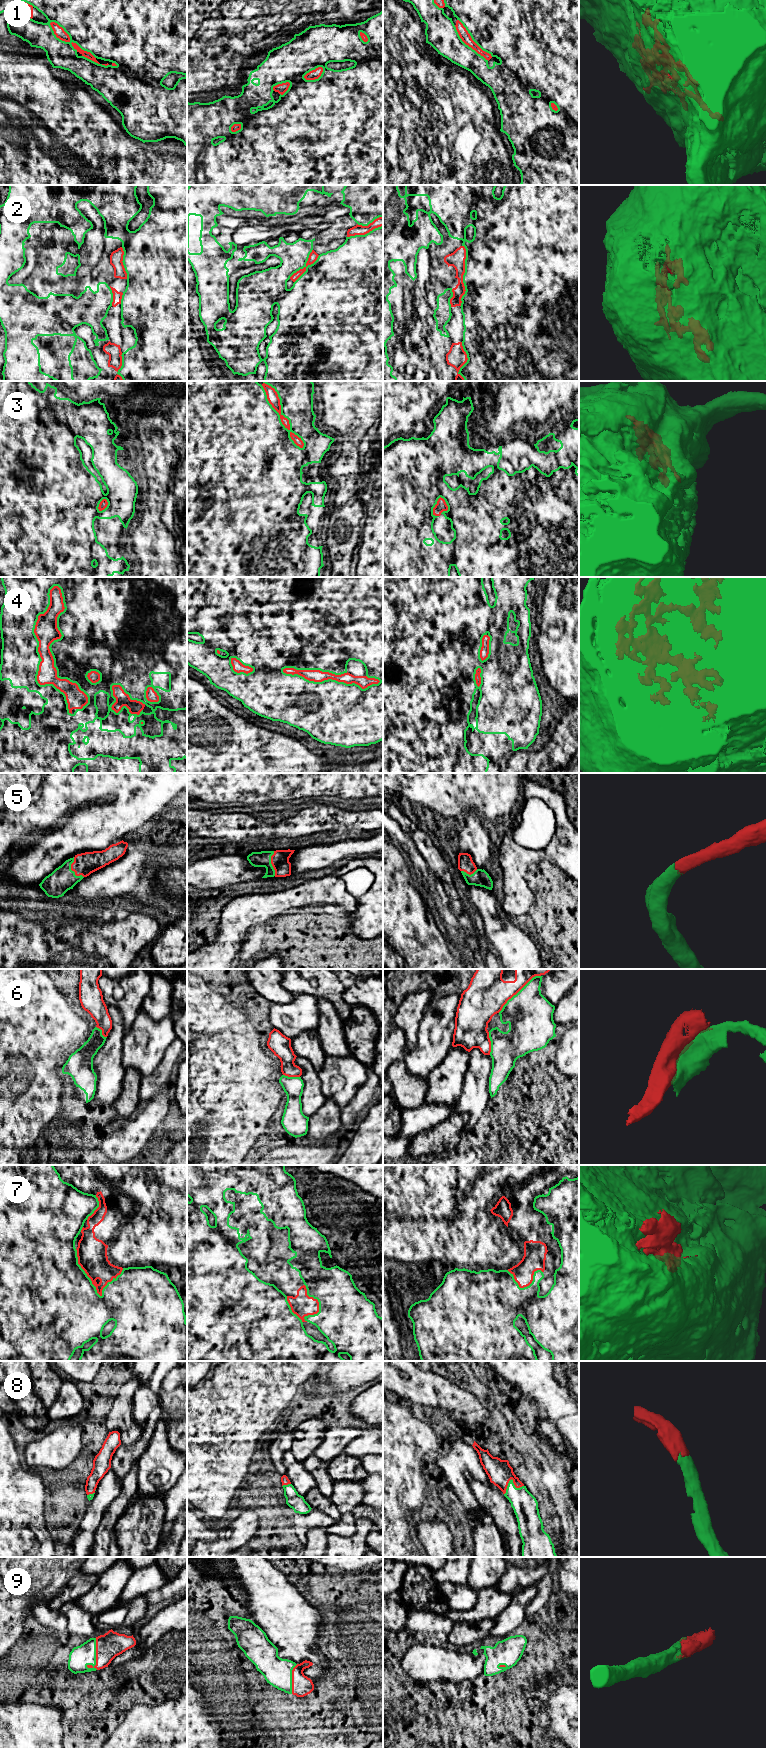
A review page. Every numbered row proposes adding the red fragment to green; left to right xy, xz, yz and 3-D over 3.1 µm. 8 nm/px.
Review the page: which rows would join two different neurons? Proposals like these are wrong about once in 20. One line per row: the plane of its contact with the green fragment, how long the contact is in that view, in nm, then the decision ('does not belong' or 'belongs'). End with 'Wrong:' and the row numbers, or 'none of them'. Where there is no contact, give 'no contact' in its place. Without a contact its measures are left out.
1: contact in xy; length 480 nm; belongs
2: contact in xz; length 320 nm; belongs
3: contact in xz; length 600 nm; belongs
4: contact in xy; length 1050 nm; belongs
5: contact in xy; length 190 nm; belongs
6: contact in yz; length 460 nm; does not belong
7: contact in xy; length 440 nm; belongs
8: contact in yz; length 180 nm; belongs
9: contact in xy; length 260 nm; belongs
Wrong: 6

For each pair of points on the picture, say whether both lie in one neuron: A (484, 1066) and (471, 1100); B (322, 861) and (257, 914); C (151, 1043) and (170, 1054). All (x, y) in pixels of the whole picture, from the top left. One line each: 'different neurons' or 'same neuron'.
A: same neuron
B: different neurons
C: different neurons

